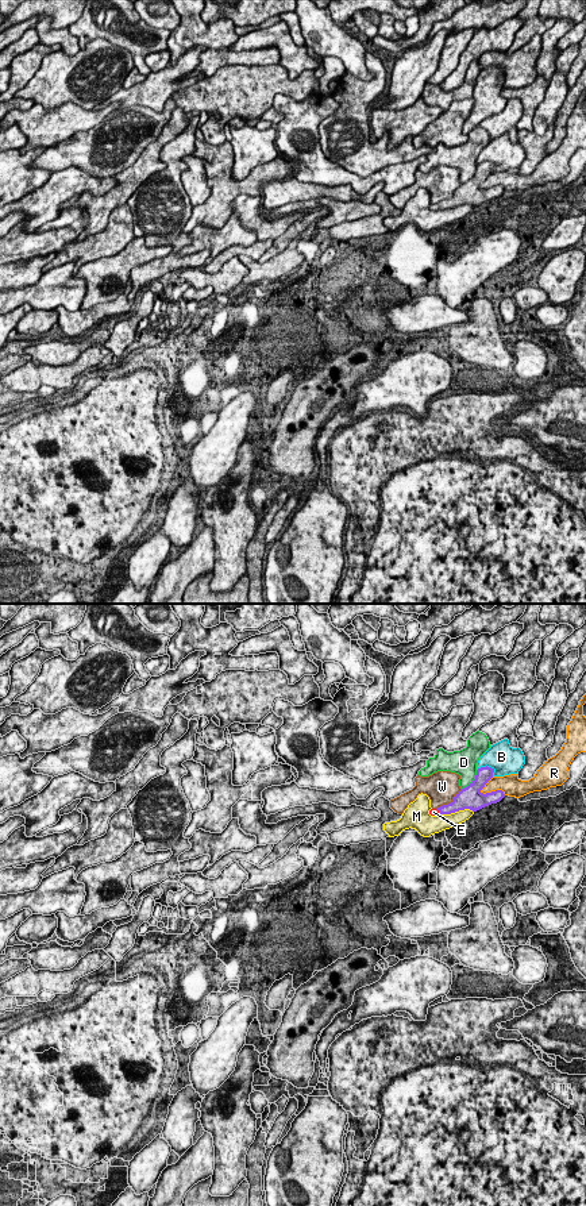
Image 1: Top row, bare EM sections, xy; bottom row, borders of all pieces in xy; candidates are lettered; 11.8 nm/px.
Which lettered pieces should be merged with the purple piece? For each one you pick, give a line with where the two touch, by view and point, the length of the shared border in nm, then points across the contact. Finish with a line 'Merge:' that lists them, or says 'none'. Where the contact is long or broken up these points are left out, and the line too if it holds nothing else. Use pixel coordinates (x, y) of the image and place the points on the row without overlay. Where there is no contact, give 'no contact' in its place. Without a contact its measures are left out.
E: xy (439, 207) | 80 nm | across xy (458, 199), (439, 207), (434, 207)
Merge: E

